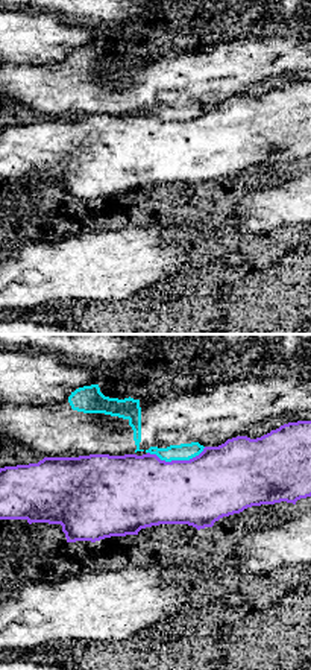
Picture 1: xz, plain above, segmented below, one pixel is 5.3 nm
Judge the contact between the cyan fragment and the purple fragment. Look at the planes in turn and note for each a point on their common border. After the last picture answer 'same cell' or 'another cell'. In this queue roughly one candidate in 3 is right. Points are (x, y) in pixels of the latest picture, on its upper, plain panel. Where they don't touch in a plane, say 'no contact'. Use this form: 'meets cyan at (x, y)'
meets cyan at (176, 119)

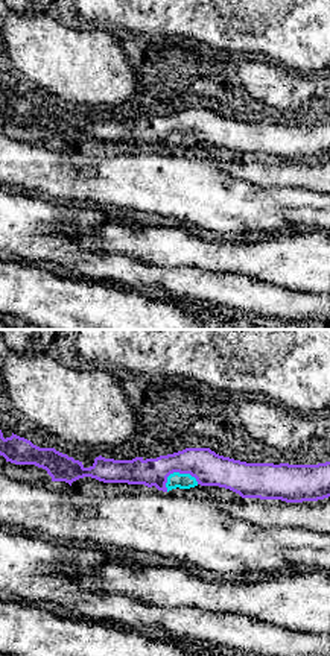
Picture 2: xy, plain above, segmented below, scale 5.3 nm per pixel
meets cyan at (178, 132)

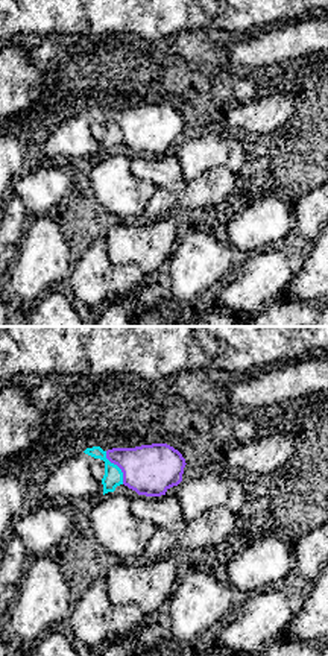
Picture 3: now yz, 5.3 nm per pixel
meets cyan at (117, 126)

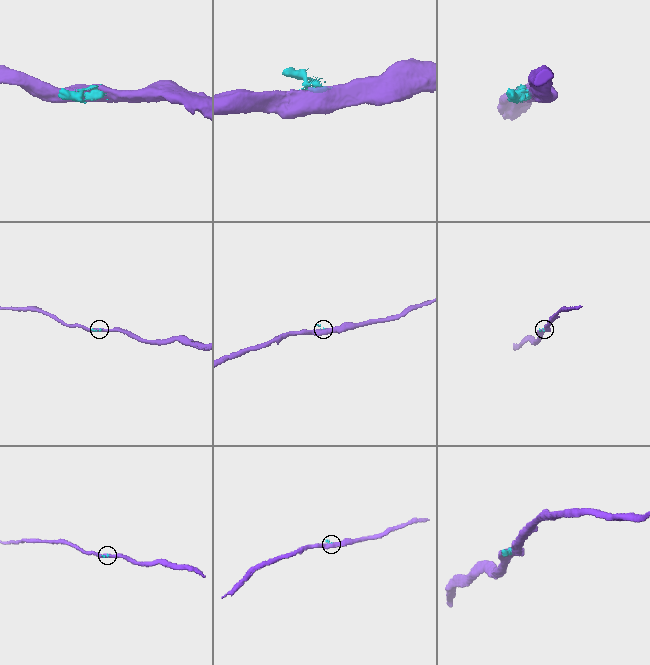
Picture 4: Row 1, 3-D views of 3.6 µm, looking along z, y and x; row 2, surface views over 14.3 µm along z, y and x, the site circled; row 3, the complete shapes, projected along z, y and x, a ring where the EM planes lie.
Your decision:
another cell

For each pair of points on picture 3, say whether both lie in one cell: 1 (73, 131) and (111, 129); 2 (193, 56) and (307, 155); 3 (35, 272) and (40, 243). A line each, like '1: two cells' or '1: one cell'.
1: one cell
2: one cell
3: one cell

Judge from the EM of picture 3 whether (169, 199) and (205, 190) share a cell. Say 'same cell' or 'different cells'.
same cell

